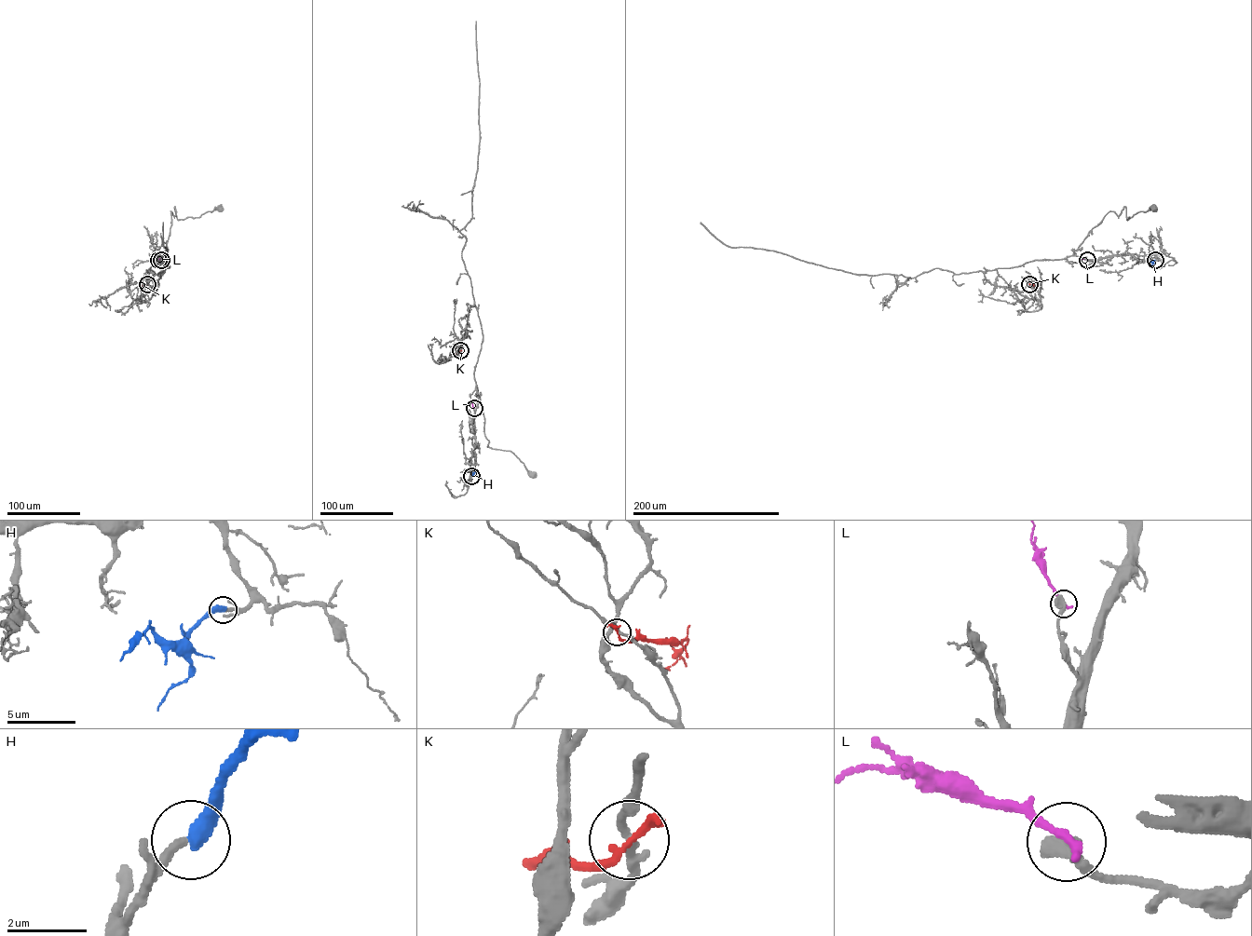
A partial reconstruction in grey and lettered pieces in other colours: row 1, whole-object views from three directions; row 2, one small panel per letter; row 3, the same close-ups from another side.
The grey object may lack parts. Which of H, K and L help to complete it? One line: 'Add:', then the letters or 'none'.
Add: H

